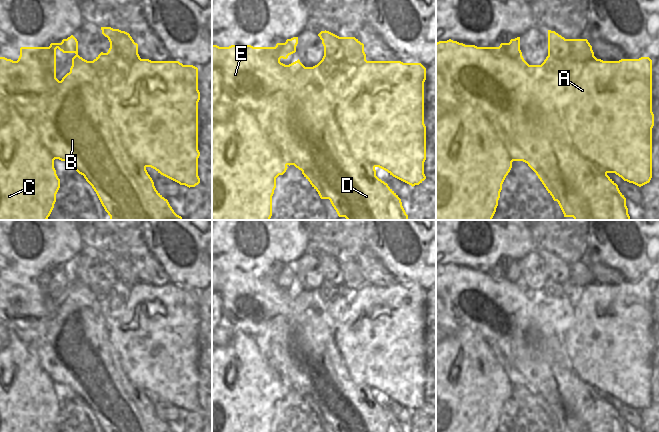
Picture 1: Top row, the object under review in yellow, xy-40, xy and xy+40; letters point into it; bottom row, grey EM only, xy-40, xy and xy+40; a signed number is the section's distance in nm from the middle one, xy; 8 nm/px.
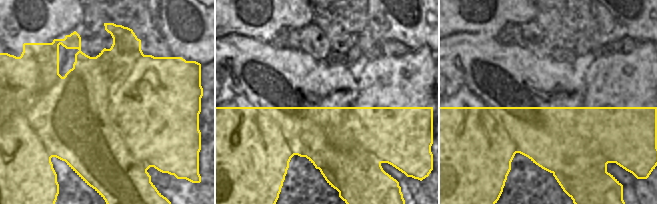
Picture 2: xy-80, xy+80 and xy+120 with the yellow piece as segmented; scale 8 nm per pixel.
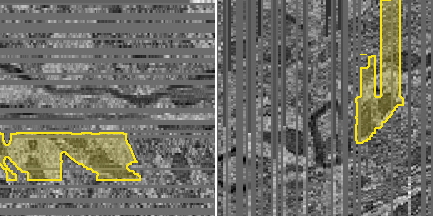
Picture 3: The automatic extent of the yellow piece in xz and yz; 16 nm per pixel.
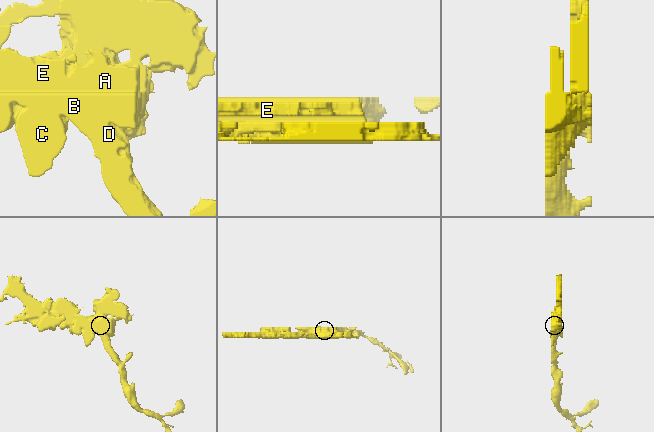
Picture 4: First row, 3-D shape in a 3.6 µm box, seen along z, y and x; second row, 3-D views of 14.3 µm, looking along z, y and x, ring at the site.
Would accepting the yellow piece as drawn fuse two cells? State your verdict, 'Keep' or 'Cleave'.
Cleave

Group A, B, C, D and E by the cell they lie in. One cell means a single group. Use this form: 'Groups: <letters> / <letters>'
Groups: A B C E / D

